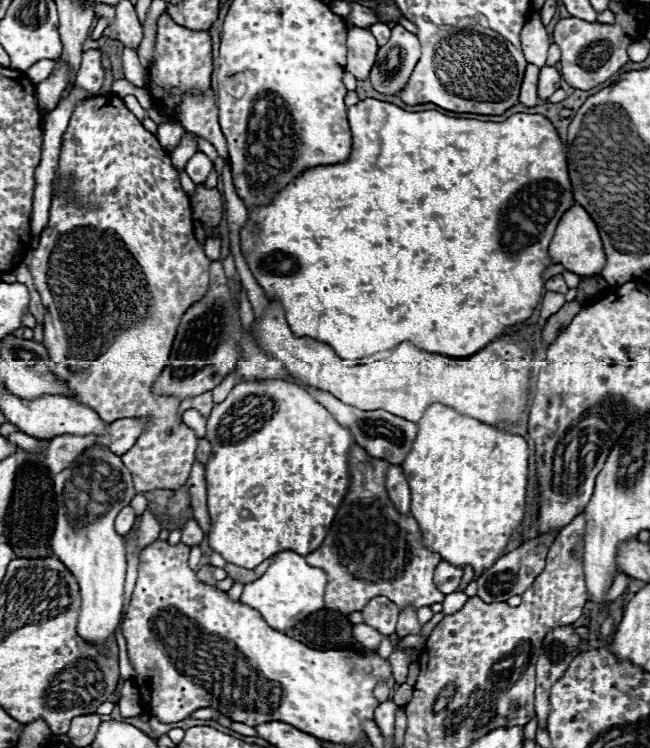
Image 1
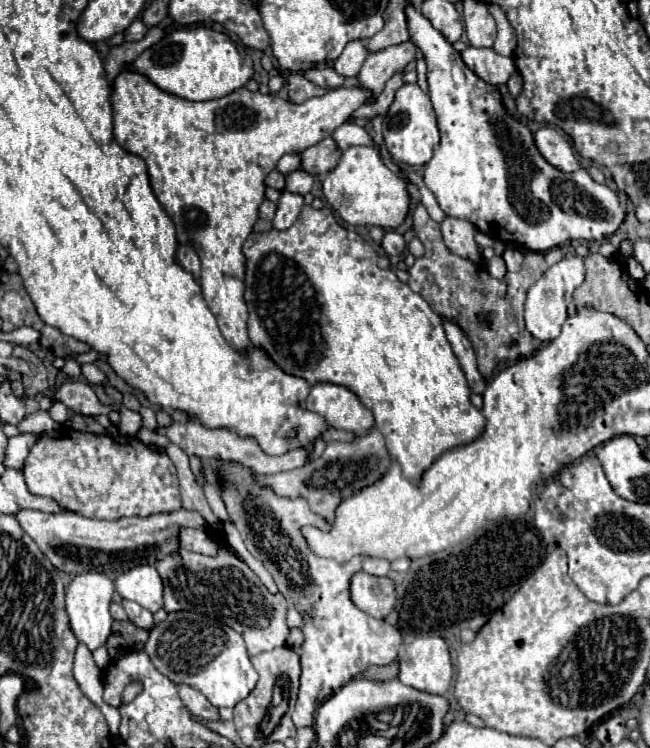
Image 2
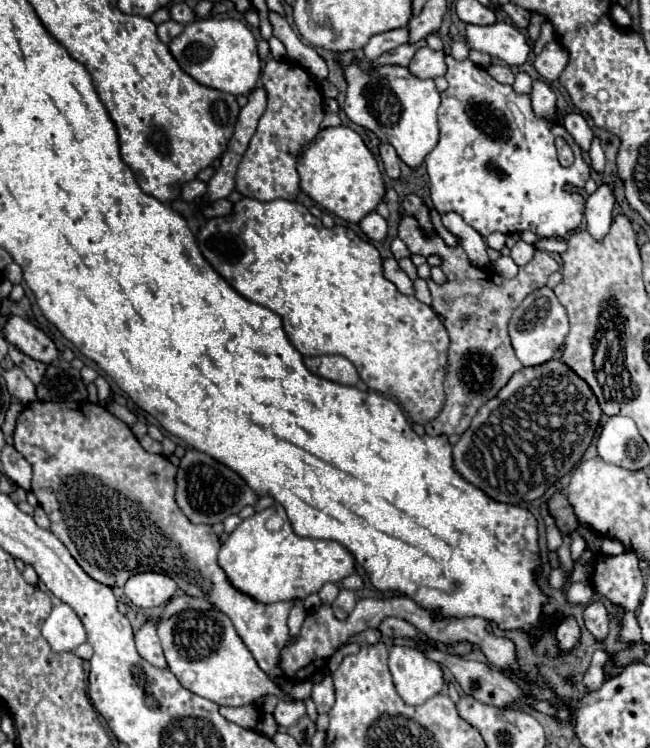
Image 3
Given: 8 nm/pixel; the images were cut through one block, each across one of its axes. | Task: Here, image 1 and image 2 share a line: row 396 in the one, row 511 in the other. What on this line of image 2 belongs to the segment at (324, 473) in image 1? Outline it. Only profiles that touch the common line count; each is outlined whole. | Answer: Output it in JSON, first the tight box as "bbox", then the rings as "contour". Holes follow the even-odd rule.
{"bbox":[218,460,402,728],"contour":[[[218,460],[218,490],[226,504],[230,522],[240,532],[250,554],[272,574],[280,594],[296,608],[302,618],[302,654],[300,654],[300,692],[292,714],[296,728],[312,727],[316,708],[340,686],[362,674],[368,666],[388,666],[396,660],[402,646],[402,634],[384,620],[372,618],[350,600],[350,578],[362,570],[362,558],[354,556],[346,564],[316,556],[304,540],[300,528],[314,526],[330,530],[330,522],[314,514],[306,498],[280,498],[272,488],[256,482],[254,470],[238,462]]]}

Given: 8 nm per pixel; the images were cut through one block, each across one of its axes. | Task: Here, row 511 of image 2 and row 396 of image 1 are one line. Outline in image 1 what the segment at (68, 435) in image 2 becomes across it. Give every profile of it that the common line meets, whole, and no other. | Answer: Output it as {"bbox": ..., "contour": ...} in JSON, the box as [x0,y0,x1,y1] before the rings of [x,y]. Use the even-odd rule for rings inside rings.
{"bbox":[30,94,210,492],"contour":[[[104,94],[104,96],[92,96],[92,98],[82,100],[82,102],[76,106],[76,110],[72,112],[70,124],[68,124],[68,128],[66,128],[66,132],[64,132],[64,136],[62,136],[62,152],[60,152],[60,168],[58,168],[58,174],[64,176],[64,178],[70,178],[70,180],[72,180],[72,184],[70,184],[70,194],[72,194],[72,198],[68,198],[62,190],[58,190],[58,192],[54,194],[54,198],[52,198],[52,206],[50,206],[50,220],[48,220],[46,228],[42,230],[42,234],[40,234],[40,244],[38,244],[38,248],[32,250],[32,262],[30,262],[30,272],[32,272],[32,278],[34,278],[34,286],[36,286],[36,290],[38,290],[40,296],[42,296],[42,304],[46,306],[46,314],[44,314],[44,342],[42,342],[42,344],[44,344],[44,348],[48,350],[48,358],[50,358],[50,362],[52,362],[52,374],[56,374],[56,378],[60,378],[60,380],[64,382],[64,386],[72,392],[70,400],[80,402],[82,406],[92,408],[92,410],[100,416],[100,420],[104,420],[104,422],[114,422],[114,420],[118,420],[118,418],[146,418],[148,422],[146,422],[142,434],[138,436],[136,444],[132,446],[132,450],[128,450],[128,452],[122,456],[124,466],[130,470],[130,474],[132,474],[132,478],[134,478],[134,490],[136,490],[136,492],[150,492],[150,490],[178,490],[180,486],[186,484],[188,474],[190,474],[190,468],[192,468],[192,462],[194,462],[196,434],[194,434],[194,430],[188,428],[182,420],[178,420],[178,406],[180,406],[180,400],[178,400],[176,396],[154,396],[154,392],[148,392],[148,388],[152,388],[152,384],[156,382],[156,378],[160,376],[160,372],[162,372],[166,364],[168,364],[170,352],[172,352],[172,340],[174,340],[174,336],[176,336],[176,328],[178,328],[178,324],[180,324],[180,316],[190,308],[192,302],[198,302],[198,300],[206,294],[206,290],[208,290],[208,266],[210,266],[210,260],[204,256],[204,246],[200,246],[200,244],[196,242],[196,238],[194,238],[192,216],[190,216],[190,200],[188,200],[186,192],[184,192],[182,186],[180,186],[180,178],[178,178],[176,168],[174,168],[172,162],[170,162],[170,154],[158,144],[158,140],[156,140],[154,134],[150,134],[148,130],[144,130],[142,122],[140,122],[140,120],[138,120],[138,118],[136,118],[136,116],[124,106],[124,102],[122,102],[118,96],[114,96],[114,94],[110,94],[110,96],[106,96],[106,94]]]}

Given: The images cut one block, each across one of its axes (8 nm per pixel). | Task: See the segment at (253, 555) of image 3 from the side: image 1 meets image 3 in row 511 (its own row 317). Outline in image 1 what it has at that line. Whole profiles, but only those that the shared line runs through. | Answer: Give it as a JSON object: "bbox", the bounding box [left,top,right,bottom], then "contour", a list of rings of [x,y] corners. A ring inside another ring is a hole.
{"bbox":[254,301,534,426],"contour":[[[270,301],[260,324],[254,324],[254,338],[266,354],[284,364],[288,374],[302,384],[332,392],[338,400],[360,410],[386,410],[394,416],[418,422],[430,404],[444,404],[460,414],[472,416],[484,424],[498,426],[500,422],[518,422],[526,410],[528,380],[534,362],[532,340],[516,342],[508,332],[496,336],[478,354],[466,358],[444,358],[420,352],[408,342],[396,346],[390,358],[372,366],[360,362],[344,362],[336,352],[314,338],[296,338],[284,320],[278,301]]]}

